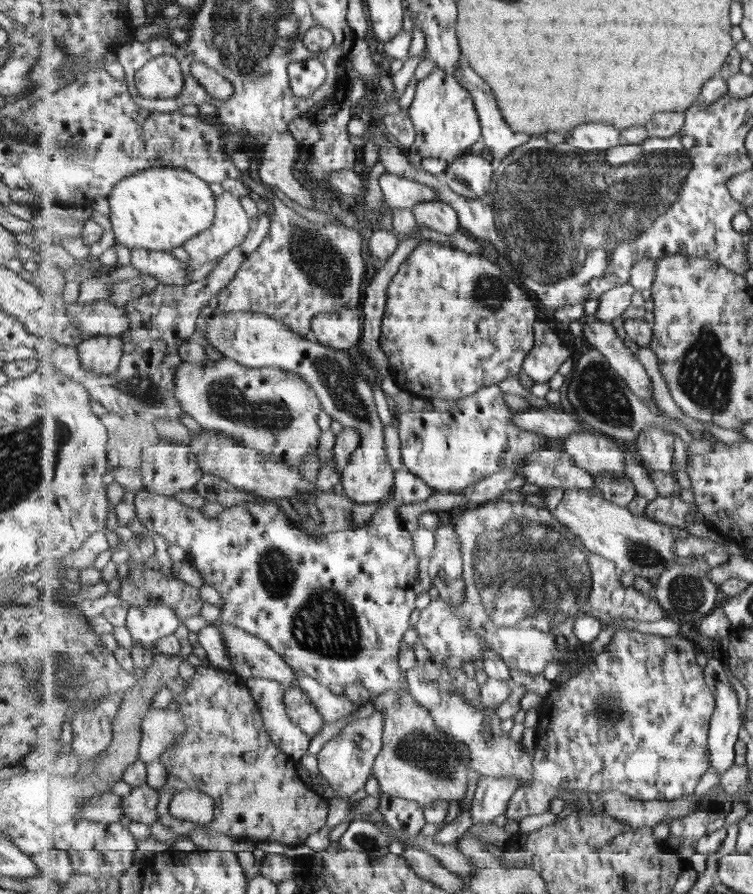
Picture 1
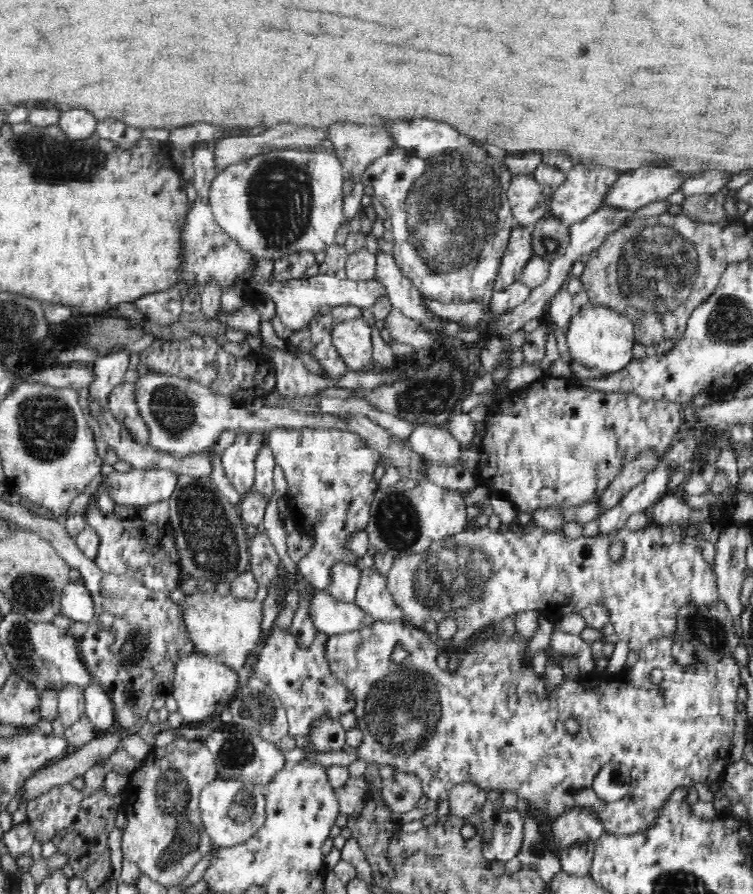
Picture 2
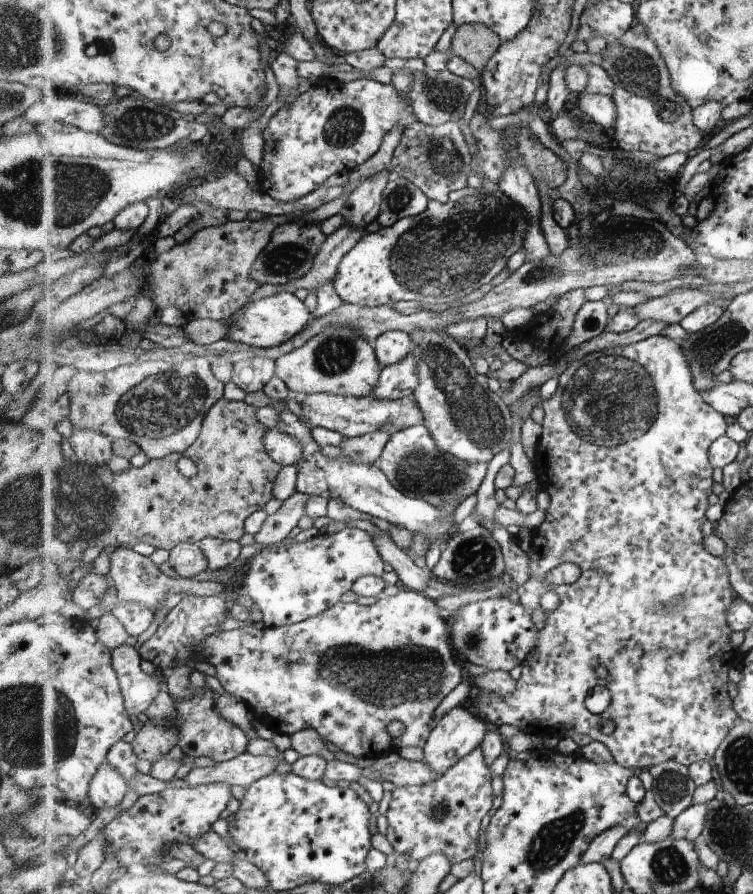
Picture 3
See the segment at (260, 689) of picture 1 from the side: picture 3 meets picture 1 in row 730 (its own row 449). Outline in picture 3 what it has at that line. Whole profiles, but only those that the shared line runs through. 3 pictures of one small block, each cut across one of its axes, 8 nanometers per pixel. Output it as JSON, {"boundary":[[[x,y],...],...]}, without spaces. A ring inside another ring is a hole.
{"boundary":[[[268,429],[264,442],[271,456],[284,467],[296,465],[303,456],[301,442],[292,435],[284,433],[281,429]]]}

